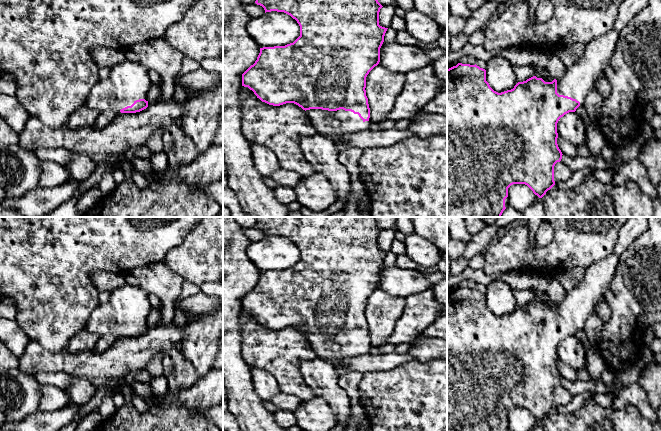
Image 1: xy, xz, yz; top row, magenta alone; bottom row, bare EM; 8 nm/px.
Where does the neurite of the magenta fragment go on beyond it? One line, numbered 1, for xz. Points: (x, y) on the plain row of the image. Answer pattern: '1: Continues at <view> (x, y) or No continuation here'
1: Continues at xz (334, 348)

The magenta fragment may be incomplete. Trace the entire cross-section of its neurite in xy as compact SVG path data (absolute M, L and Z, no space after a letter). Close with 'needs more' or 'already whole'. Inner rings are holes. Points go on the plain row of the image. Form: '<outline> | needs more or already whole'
M125 283L111 292L107 303L92 311L85 329L100 337L111 333L121 337L140 336L148 331L151 308L147 292Z | needs more

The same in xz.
M258 217L255 227L264 232L265 237L271 235L284 236L297 245L300 250L300 260L285 270L263 271L257 284L242 298L242 310L248 311L262 326L269 329L280 330L294 327L306 335L311 347L317 355L329 360L334 368L343 359L369 354L372 347L370 332L366 320L366 301L369 296L380 286L380 272L388 252L379 249L379 236L383 231L374 217Z | needs more

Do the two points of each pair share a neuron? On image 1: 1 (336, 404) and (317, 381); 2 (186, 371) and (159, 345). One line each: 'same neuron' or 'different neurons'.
1: same neuron
2: different neurons

